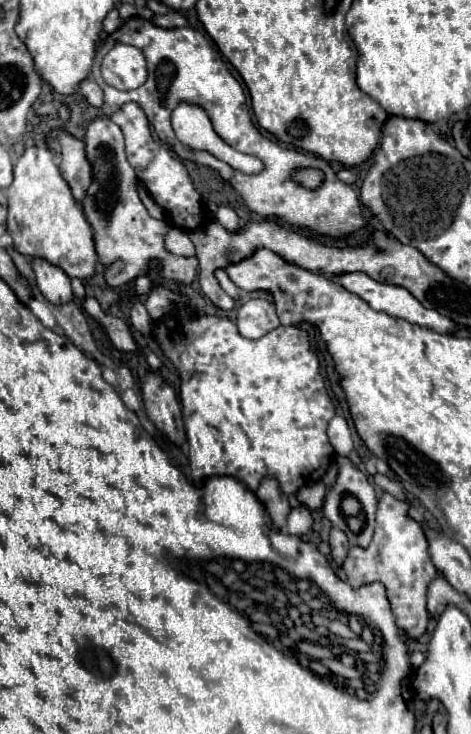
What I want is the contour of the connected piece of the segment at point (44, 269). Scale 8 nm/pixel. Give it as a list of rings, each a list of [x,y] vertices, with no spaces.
[[[33,259],[33,271],[35,271],[37,287],[49,303],[63,305],[73,301],[71,281],[61,269],[55,269],[55,265],[47,265],[47,261]]]

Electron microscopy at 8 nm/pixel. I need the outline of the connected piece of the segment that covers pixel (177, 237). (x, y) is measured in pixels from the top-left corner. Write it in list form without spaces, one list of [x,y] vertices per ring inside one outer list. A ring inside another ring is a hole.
[[[171,229],[165,237],[165,249],[184,257],[195,256],[195,246],[191,243],[191,239],[181,231],[181,229]]]

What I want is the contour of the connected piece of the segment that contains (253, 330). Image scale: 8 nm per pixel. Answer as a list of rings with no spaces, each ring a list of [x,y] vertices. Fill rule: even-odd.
[[[251,299],[237,311],[237,329],[245,339],[259,339],[279,327],[275,305],[265,299]]]

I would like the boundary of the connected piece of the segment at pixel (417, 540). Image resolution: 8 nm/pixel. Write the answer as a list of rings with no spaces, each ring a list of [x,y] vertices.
[[[383,493],[377,507],[377,527],[371,545],[367,549],[351,547],[343,563],[343,571],[347,583],[353,589],[373,581],[383,583],[387,599],[391,603],[391,611],[395,615],[395,625],[403,629],[409,637],[417,639],[425,633],[429,623],[429,613],[425,609],[425,595],[427,595],[427,585],[431,583],[431,579],[437,577],[437,569],[427,553],[427,539],[423,527],[407,517],[407,509],[409,505],[405,501],[399,501],[393,495]]]

